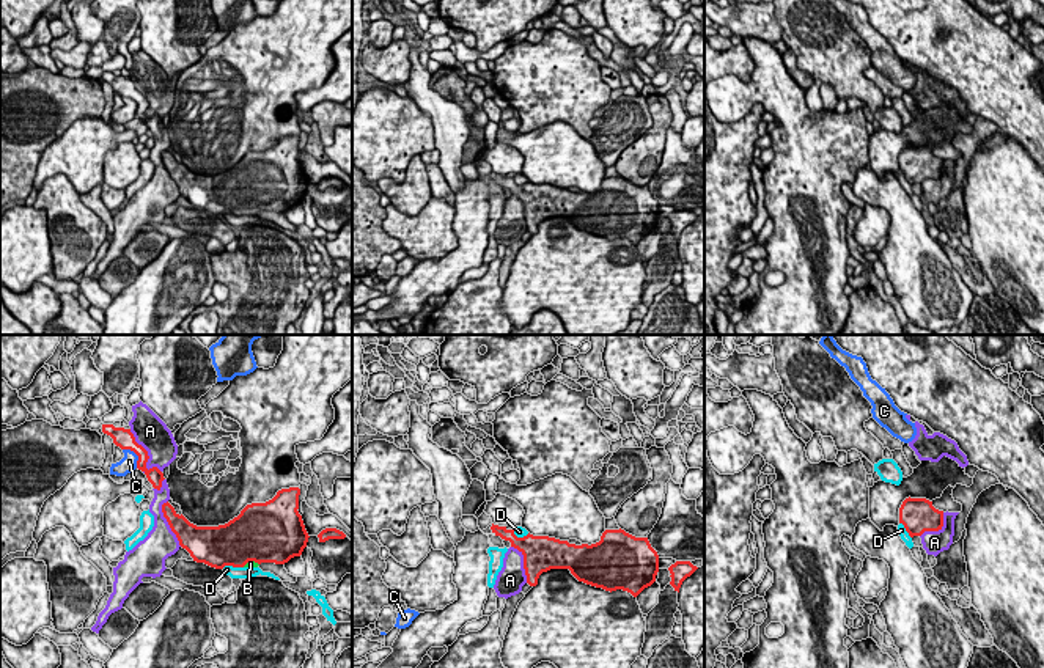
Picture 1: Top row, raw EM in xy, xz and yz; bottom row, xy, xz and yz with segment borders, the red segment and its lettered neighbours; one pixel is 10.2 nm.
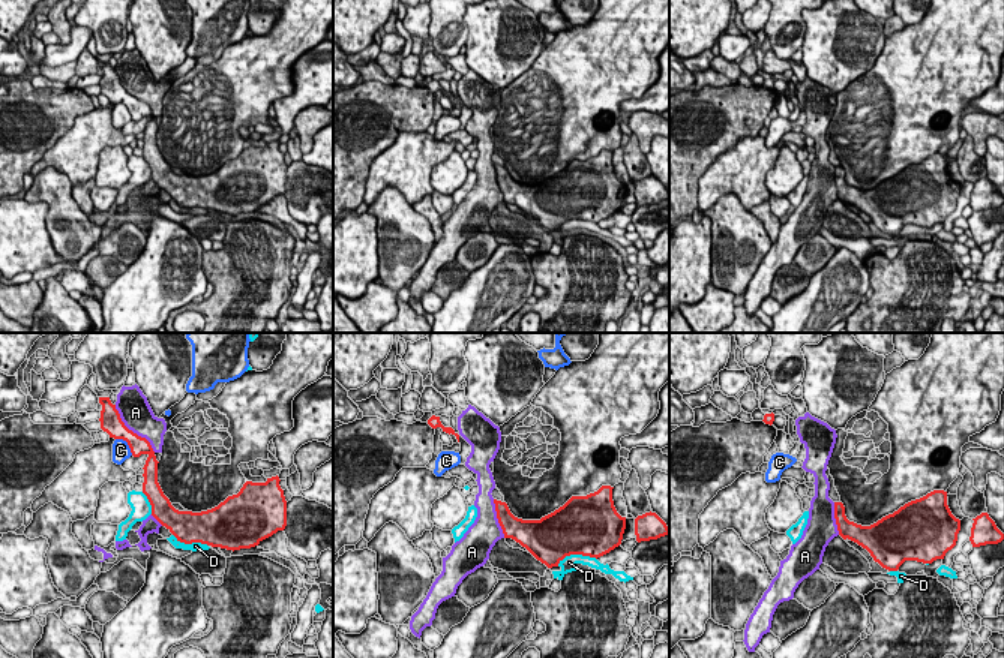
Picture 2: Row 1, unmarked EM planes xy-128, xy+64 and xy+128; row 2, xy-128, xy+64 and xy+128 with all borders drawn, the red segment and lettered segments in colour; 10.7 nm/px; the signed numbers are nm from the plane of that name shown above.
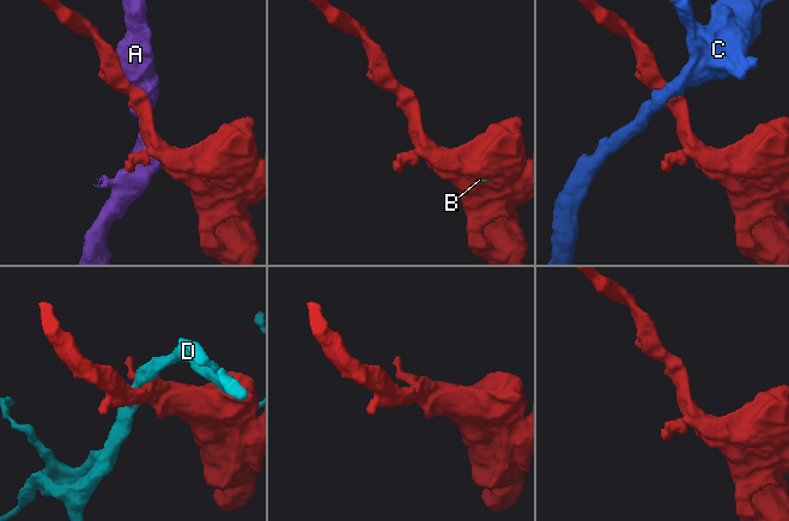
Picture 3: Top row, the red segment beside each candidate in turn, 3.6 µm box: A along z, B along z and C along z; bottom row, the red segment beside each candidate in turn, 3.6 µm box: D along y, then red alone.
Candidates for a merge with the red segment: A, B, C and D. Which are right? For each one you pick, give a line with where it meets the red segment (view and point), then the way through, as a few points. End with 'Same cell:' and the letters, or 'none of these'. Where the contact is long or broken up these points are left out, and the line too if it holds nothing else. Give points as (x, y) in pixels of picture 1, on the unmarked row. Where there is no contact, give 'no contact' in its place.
B: contact xy (250, 208)
Same cell: B

